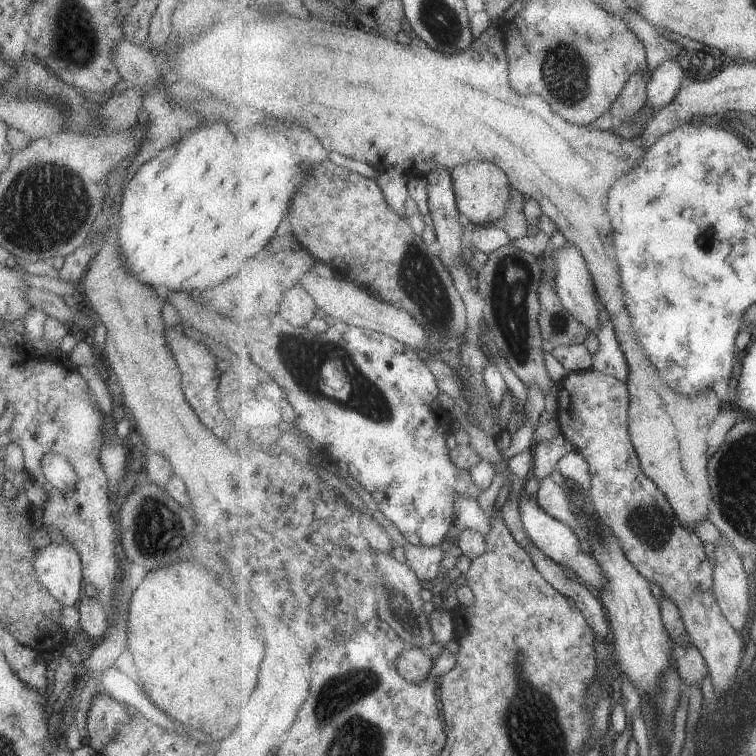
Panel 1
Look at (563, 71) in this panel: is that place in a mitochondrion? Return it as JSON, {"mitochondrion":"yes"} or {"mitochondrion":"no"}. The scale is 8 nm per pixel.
{"mitochondrion":"yes"}

